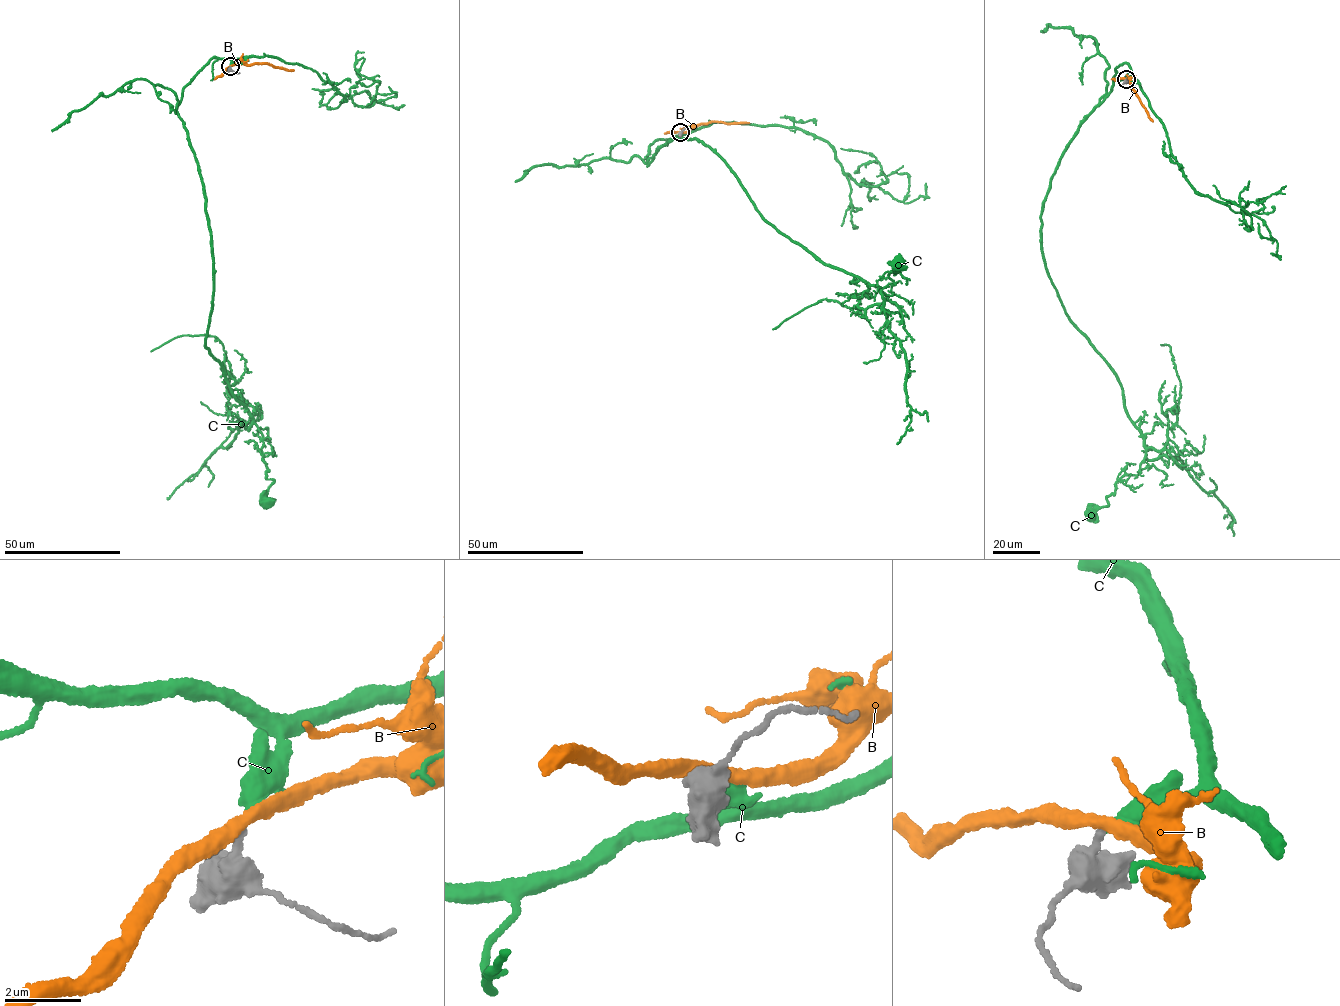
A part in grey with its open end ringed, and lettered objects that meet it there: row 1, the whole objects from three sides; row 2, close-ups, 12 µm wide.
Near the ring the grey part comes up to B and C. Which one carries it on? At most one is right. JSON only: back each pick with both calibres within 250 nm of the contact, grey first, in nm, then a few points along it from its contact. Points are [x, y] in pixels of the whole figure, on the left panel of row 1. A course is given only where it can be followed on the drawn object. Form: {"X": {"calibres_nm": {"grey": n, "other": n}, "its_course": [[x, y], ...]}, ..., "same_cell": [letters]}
{"C": {"calibres_nm": {"grey": 240, "other": 280}, "its_course": [[230, 67], [211, 58], [176, 110], [213, 248], [205, 346], [262, 433], [274, 481], [268, 500]]}, "same_cell": ["C"]}

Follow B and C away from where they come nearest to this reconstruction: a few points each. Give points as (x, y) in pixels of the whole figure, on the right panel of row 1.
B: (1126, 78), (1153, 121)
C: (1126, 79), (1122, 63), (1060, 158), (1041, 217), (1048, 277), (1114, 372), (1145, 450), (1140, 472), (1089, 513)

